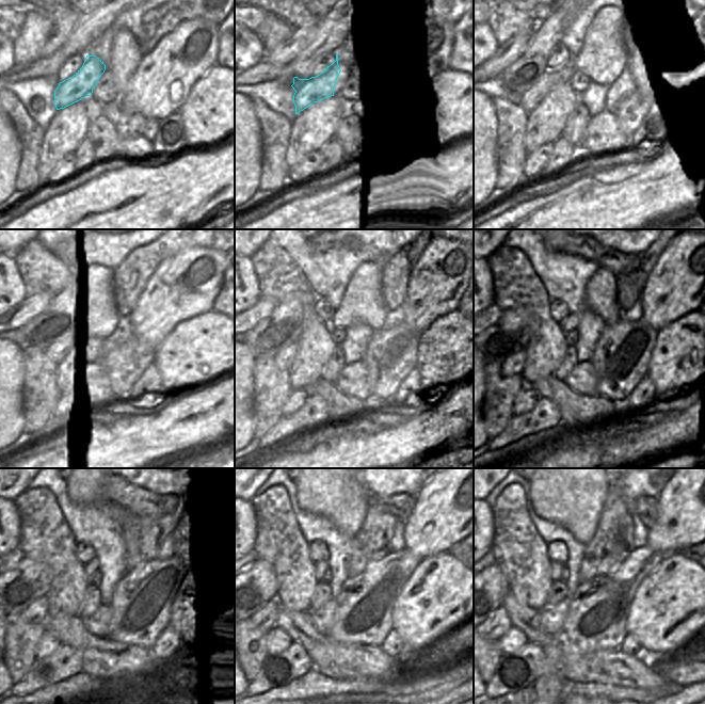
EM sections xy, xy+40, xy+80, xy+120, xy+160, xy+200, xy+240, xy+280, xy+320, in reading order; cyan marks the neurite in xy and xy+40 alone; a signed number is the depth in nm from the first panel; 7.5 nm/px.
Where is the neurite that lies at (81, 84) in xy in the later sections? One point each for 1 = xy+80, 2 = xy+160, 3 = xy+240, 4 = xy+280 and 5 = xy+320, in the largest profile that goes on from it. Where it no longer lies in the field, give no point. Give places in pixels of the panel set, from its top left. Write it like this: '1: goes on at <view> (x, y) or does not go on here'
1: goes on at xy+80 (542, 84)
2: goes on at xy+160 (284, 358)
3: goes on at xy+240 (35, 612)
4: goes on at xy+280 (265, 619)
5: goes on at xy+320 (498, 623)

